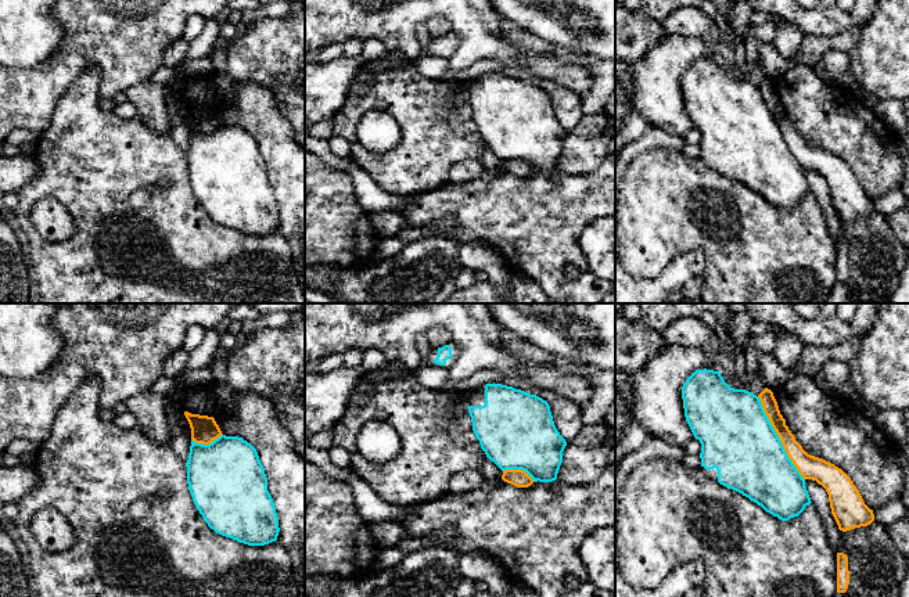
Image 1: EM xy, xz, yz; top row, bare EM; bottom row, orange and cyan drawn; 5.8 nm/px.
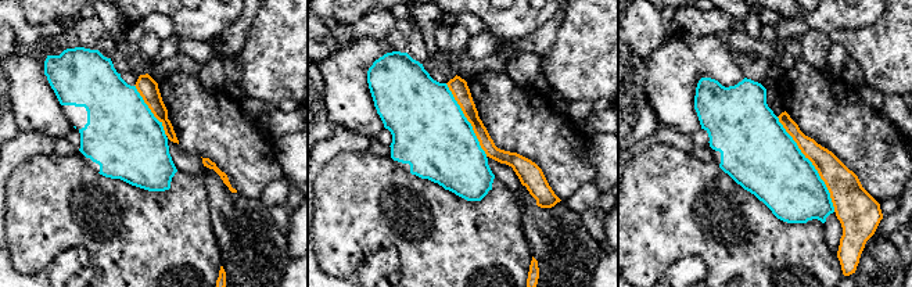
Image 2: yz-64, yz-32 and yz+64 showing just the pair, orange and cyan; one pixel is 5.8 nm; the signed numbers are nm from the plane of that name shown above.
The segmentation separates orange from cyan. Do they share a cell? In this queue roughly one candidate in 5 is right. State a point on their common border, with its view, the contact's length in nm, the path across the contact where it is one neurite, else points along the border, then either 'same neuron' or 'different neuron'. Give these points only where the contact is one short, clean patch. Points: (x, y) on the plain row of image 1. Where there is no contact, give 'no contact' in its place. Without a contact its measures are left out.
yz (779, 126) | 550 nm | different neuron

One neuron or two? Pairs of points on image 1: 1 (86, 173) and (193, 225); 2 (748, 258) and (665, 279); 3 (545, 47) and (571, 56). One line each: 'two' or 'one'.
1: one
2: two
3: one

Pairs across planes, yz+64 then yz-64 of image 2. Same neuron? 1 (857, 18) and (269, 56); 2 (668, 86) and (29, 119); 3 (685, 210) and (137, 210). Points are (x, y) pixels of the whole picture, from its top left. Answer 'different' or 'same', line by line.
1: different
2: same
3: same

